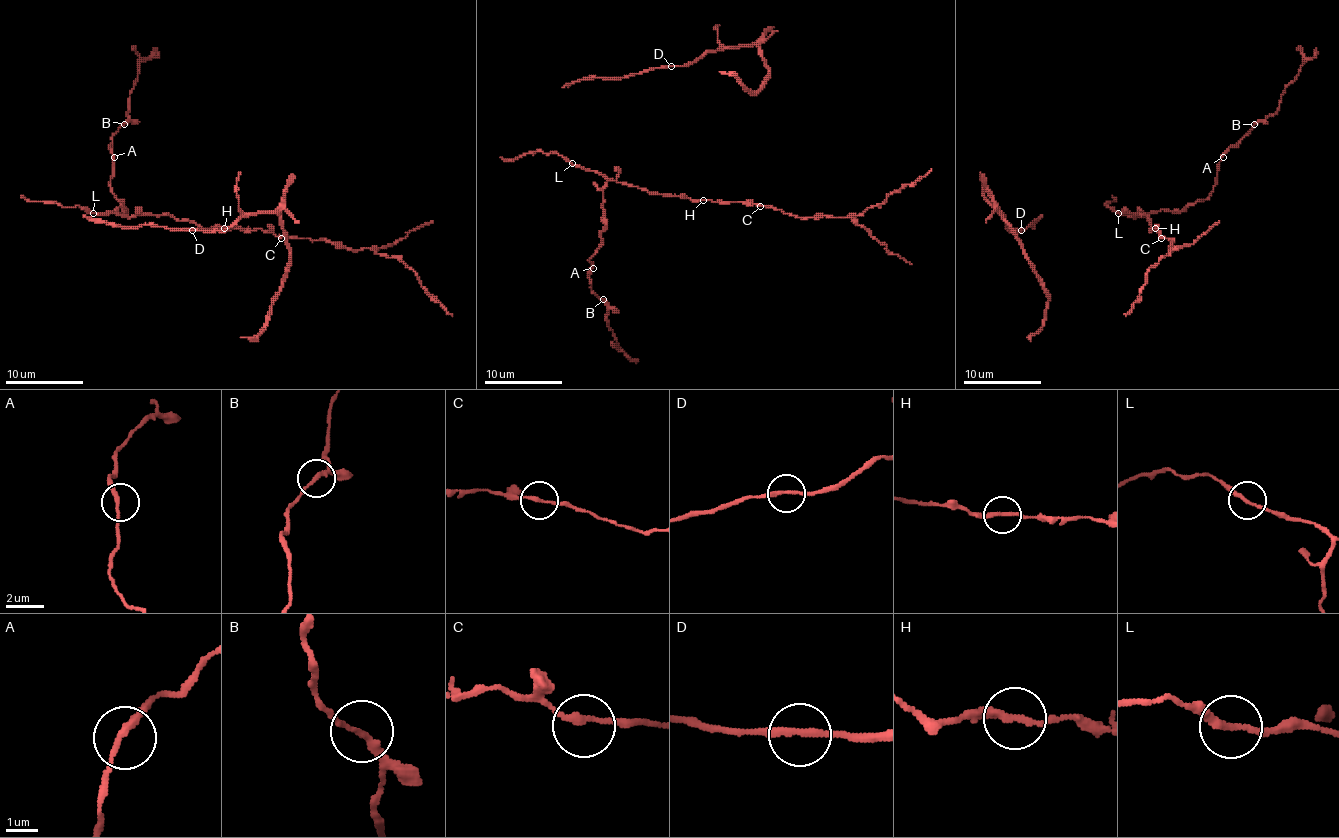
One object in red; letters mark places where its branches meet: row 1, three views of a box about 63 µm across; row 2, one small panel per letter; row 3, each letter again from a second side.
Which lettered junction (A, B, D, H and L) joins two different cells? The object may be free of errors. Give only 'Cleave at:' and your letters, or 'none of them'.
Cleave at: none of them

